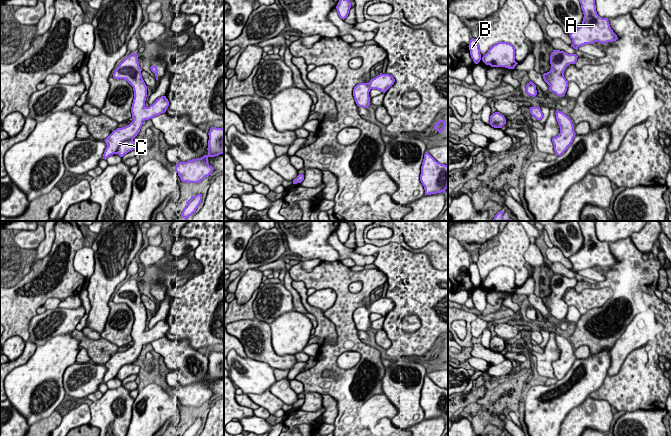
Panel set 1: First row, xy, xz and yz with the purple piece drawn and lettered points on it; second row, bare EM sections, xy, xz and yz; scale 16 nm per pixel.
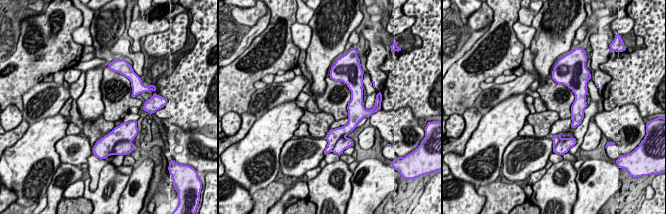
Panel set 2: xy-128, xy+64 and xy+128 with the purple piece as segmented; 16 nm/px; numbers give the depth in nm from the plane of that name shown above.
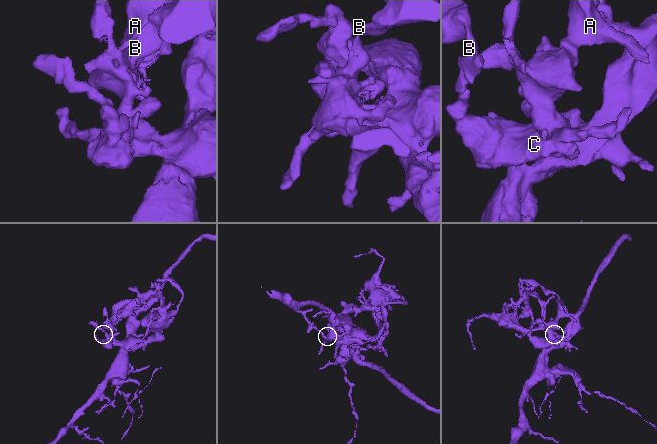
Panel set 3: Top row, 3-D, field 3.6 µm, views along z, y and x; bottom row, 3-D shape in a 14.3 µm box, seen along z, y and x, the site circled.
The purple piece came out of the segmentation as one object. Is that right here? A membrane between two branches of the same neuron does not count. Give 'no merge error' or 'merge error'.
no merge error

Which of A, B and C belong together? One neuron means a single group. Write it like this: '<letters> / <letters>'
A B C

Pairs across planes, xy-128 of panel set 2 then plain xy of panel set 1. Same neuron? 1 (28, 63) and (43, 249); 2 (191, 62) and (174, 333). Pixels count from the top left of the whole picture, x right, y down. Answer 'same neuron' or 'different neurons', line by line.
1: different neurons
2: same neuron

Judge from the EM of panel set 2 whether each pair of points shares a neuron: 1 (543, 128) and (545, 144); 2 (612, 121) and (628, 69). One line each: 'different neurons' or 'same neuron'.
1: different neurons
2: different neurons

